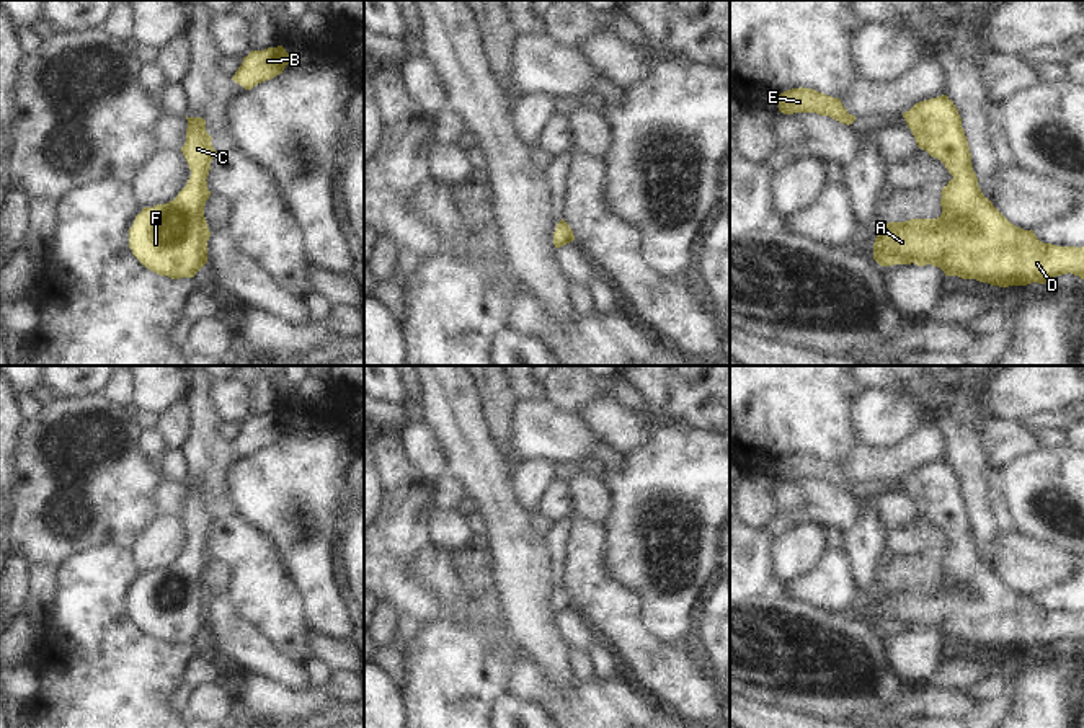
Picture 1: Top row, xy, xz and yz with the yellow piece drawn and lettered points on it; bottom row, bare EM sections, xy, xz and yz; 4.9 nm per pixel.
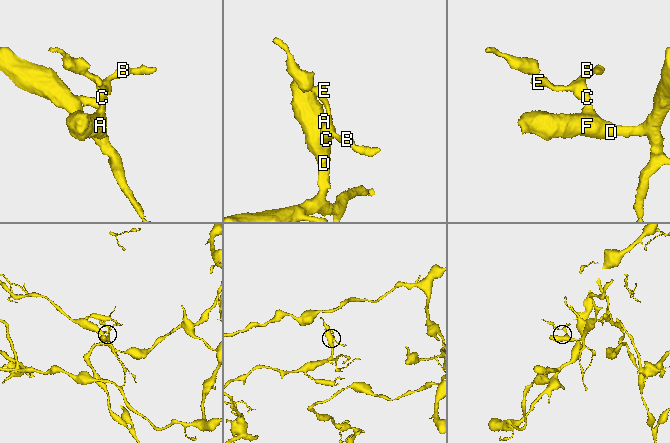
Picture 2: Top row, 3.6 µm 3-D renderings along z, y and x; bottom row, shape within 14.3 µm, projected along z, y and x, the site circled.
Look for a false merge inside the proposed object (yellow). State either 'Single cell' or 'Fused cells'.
Single cell.

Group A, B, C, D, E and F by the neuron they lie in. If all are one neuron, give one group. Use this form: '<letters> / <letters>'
A B C D E F

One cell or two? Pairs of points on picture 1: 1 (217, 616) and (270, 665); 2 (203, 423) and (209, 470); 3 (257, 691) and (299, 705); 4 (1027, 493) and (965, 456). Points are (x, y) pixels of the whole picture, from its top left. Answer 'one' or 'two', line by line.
1: one
2: one
3: one
4: two

